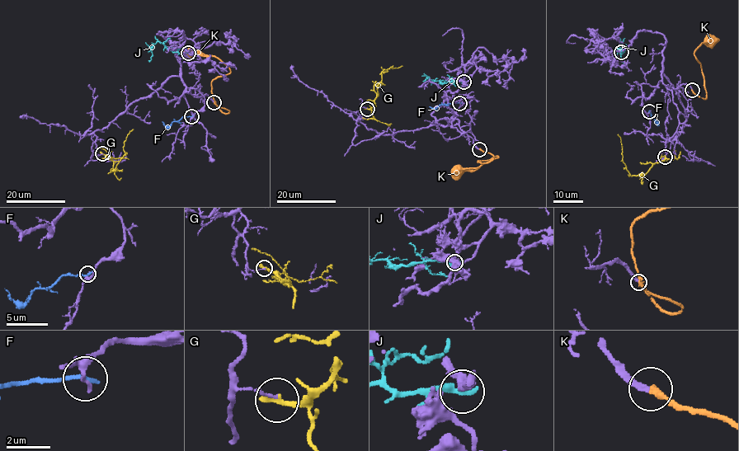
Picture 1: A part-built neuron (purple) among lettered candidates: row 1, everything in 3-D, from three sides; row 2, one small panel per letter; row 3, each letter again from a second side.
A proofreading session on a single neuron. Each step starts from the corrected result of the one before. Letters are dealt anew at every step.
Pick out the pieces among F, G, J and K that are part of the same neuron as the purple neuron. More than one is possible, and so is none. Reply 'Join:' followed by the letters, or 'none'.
Join: K

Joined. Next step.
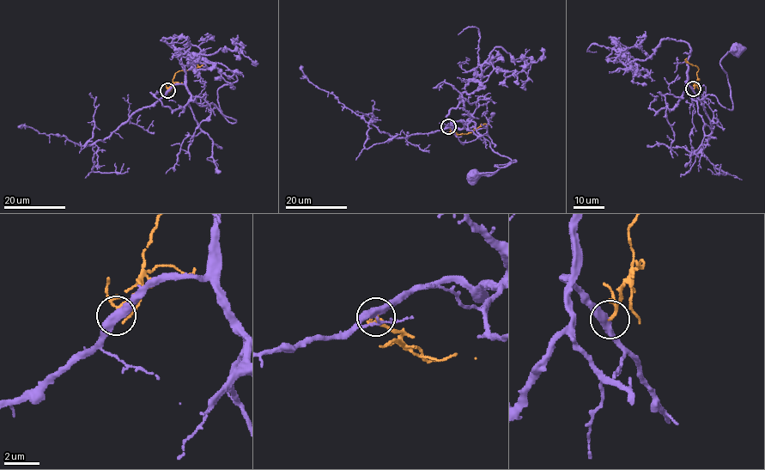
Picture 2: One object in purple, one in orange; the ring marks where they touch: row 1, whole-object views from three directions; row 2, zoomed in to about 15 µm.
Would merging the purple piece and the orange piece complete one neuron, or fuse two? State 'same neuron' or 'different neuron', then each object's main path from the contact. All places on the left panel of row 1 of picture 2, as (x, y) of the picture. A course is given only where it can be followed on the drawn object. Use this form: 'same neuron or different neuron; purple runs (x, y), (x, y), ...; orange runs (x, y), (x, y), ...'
same neuron; purple runs (167, 91), (183, 84), (197, 103), (211, 102), (236, 122), (226, 119), (217, 90), (235, 76), (192, 58); orange runs (167, 91), (176, 72), (205, 64)

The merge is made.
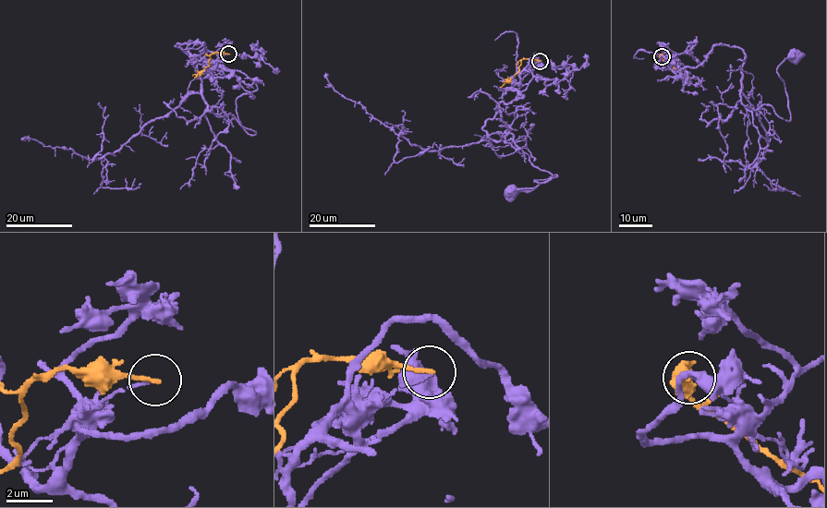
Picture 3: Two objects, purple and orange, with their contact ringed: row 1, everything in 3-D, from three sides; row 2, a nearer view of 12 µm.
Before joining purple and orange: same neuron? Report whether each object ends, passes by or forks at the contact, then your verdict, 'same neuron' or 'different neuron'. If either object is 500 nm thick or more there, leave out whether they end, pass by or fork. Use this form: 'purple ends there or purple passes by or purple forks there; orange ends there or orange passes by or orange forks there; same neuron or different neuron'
purple ends there; orange ends there; different neuron

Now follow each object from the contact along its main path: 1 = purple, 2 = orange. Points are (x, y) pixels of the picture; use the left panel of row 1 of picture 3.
1: (228, 54), (211, 67), (175, 46), (197, 65), (214, 114), (256, 134), (236, 100), (255, 84), (209, 66)
2: (228, 54), (212, 53), (209, 65), (192, 76)

